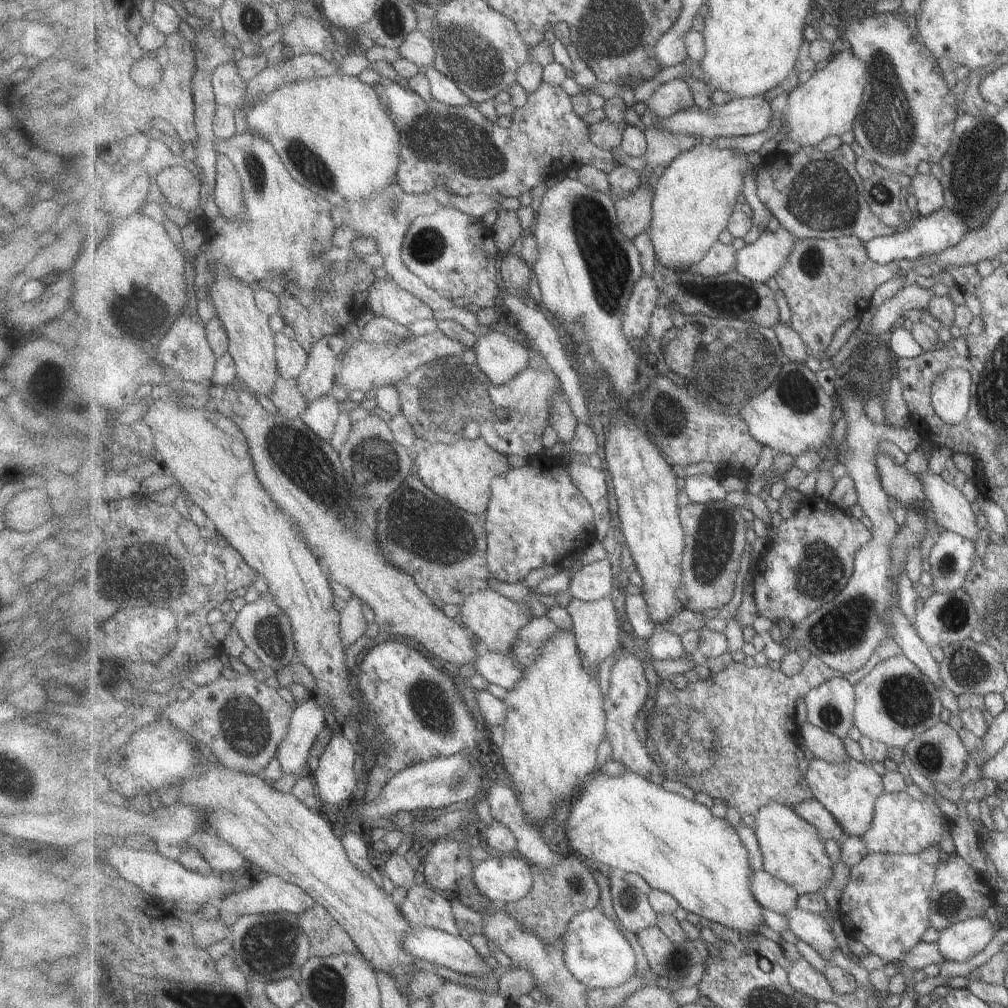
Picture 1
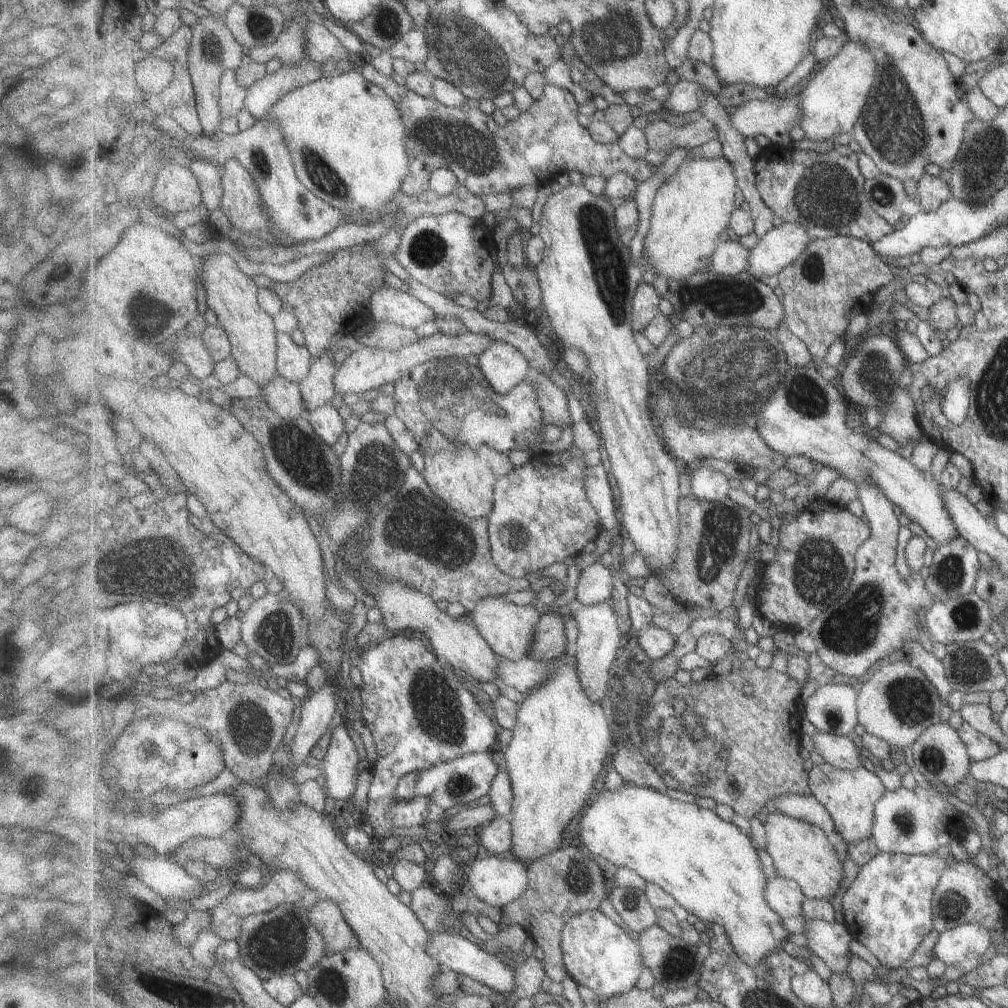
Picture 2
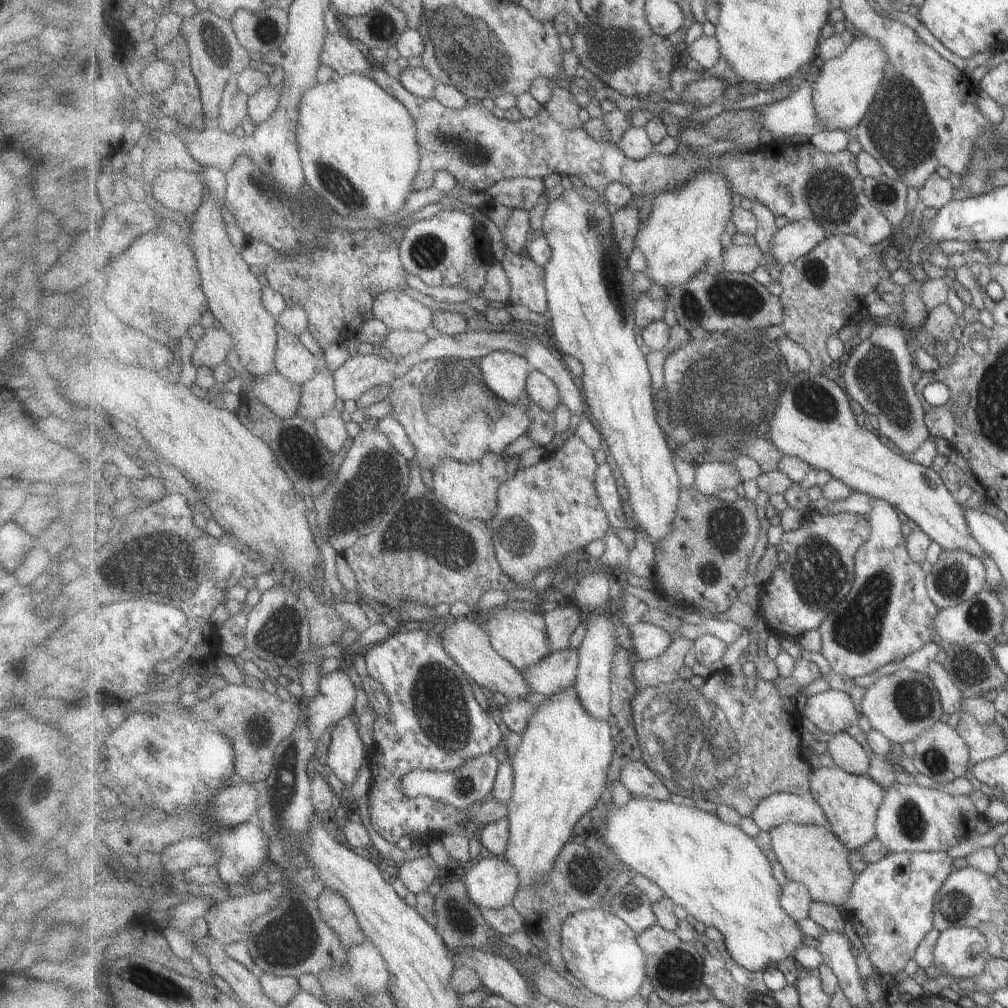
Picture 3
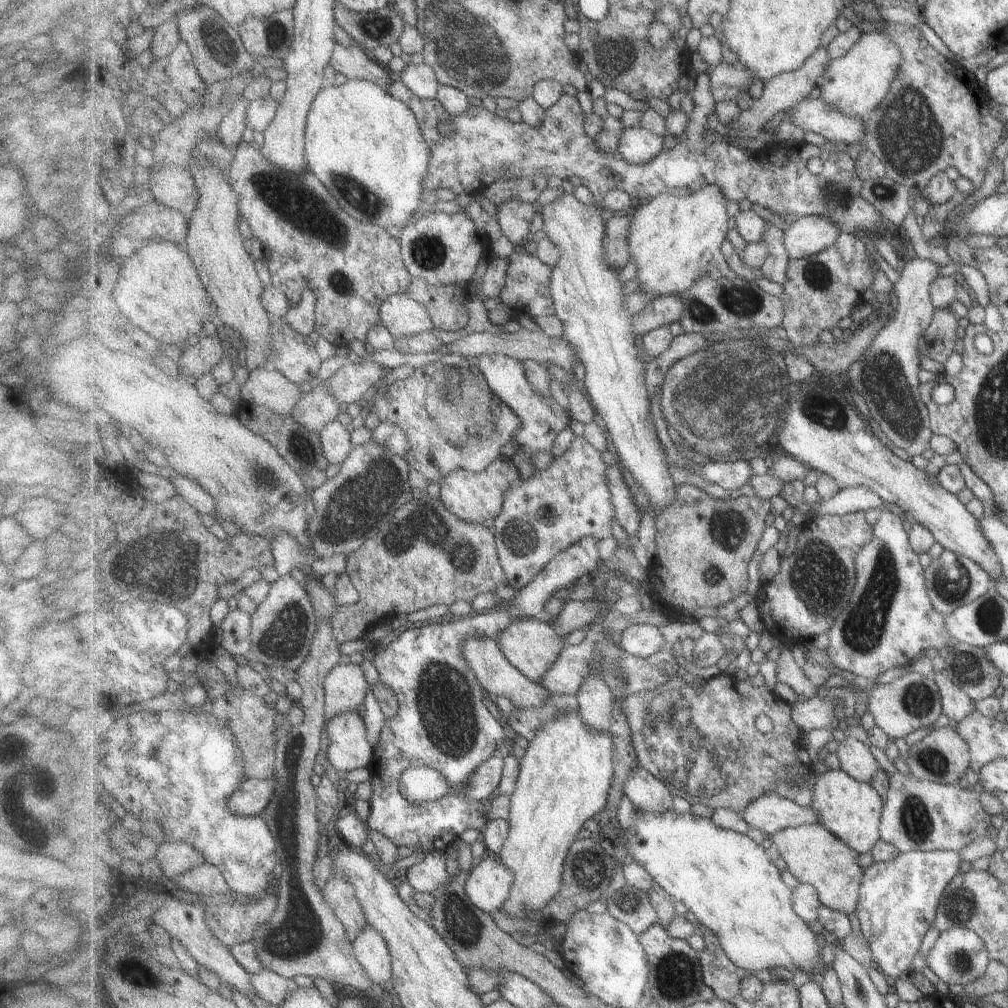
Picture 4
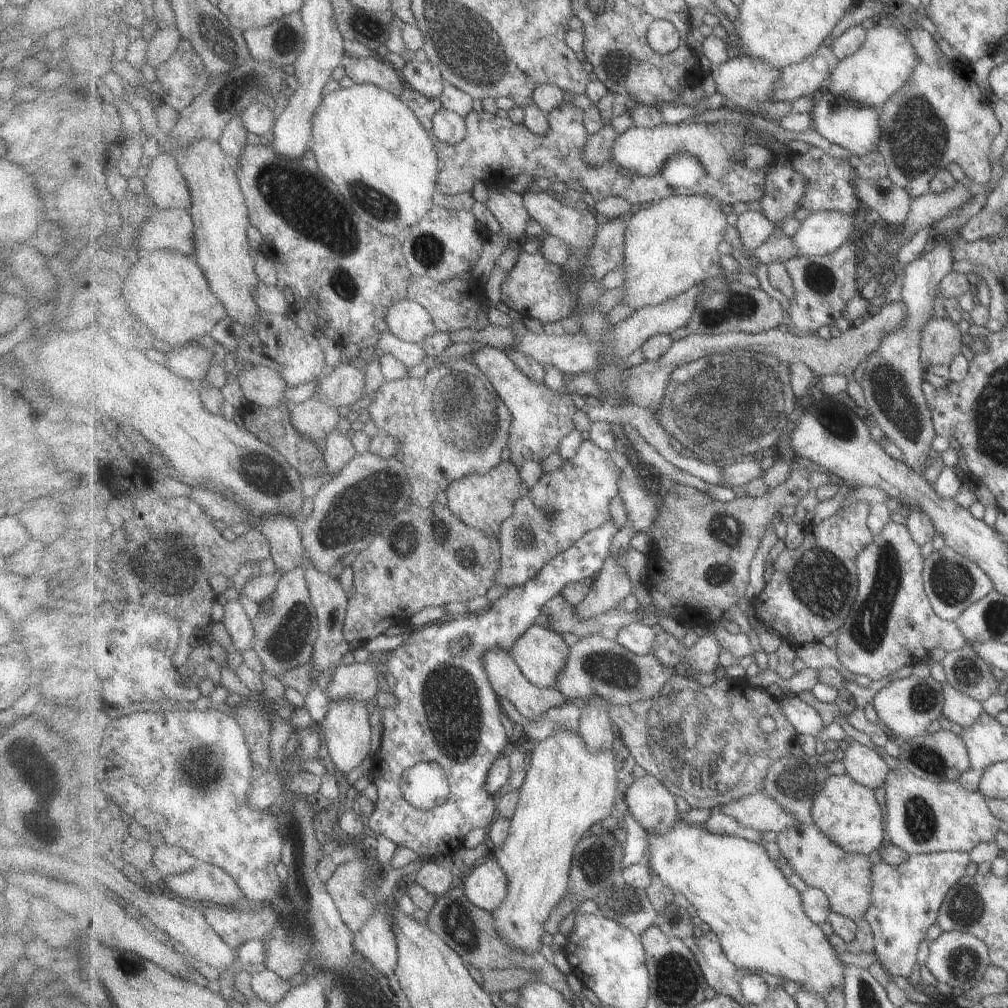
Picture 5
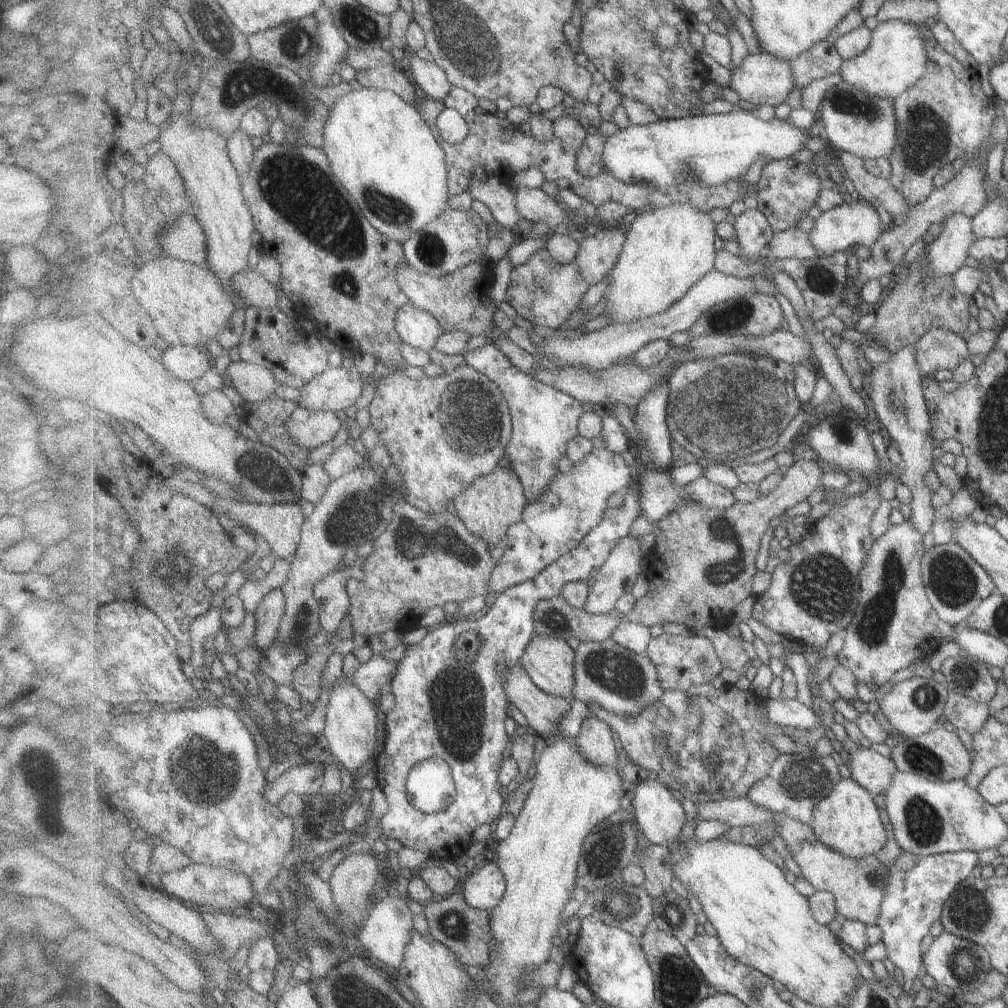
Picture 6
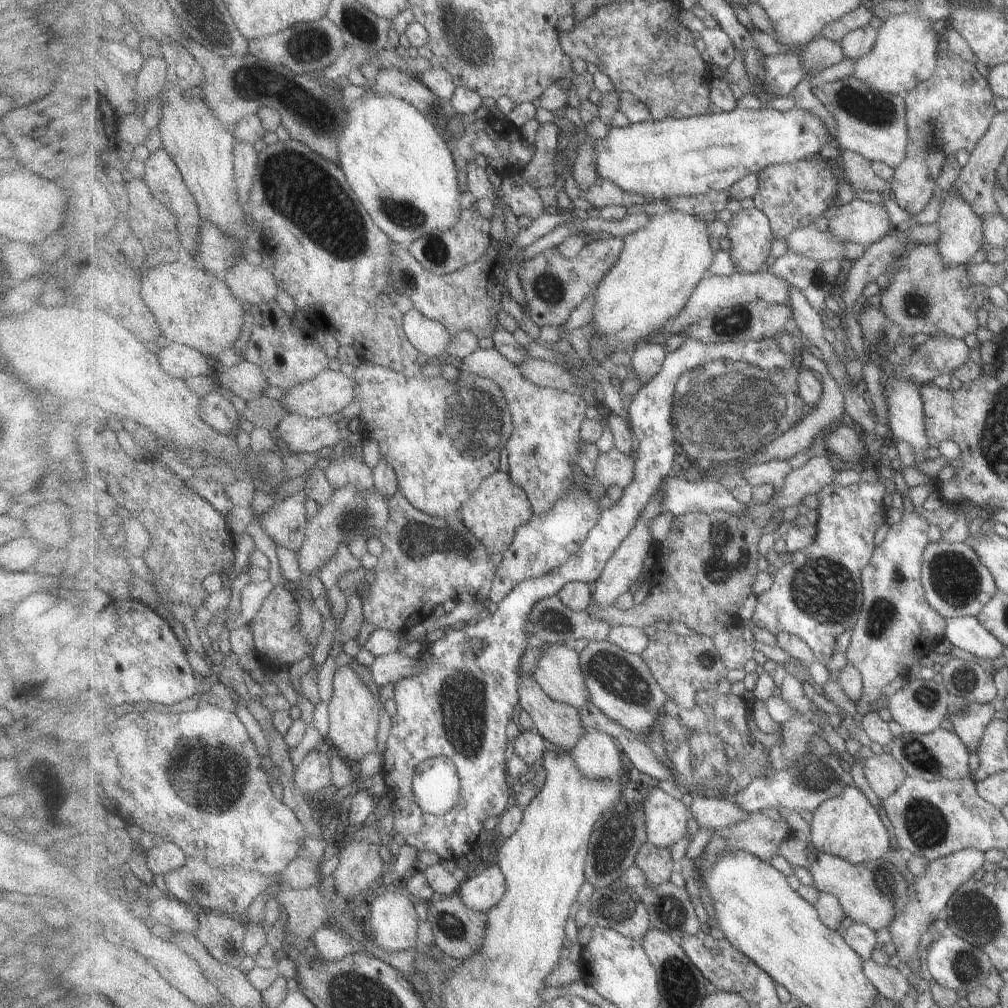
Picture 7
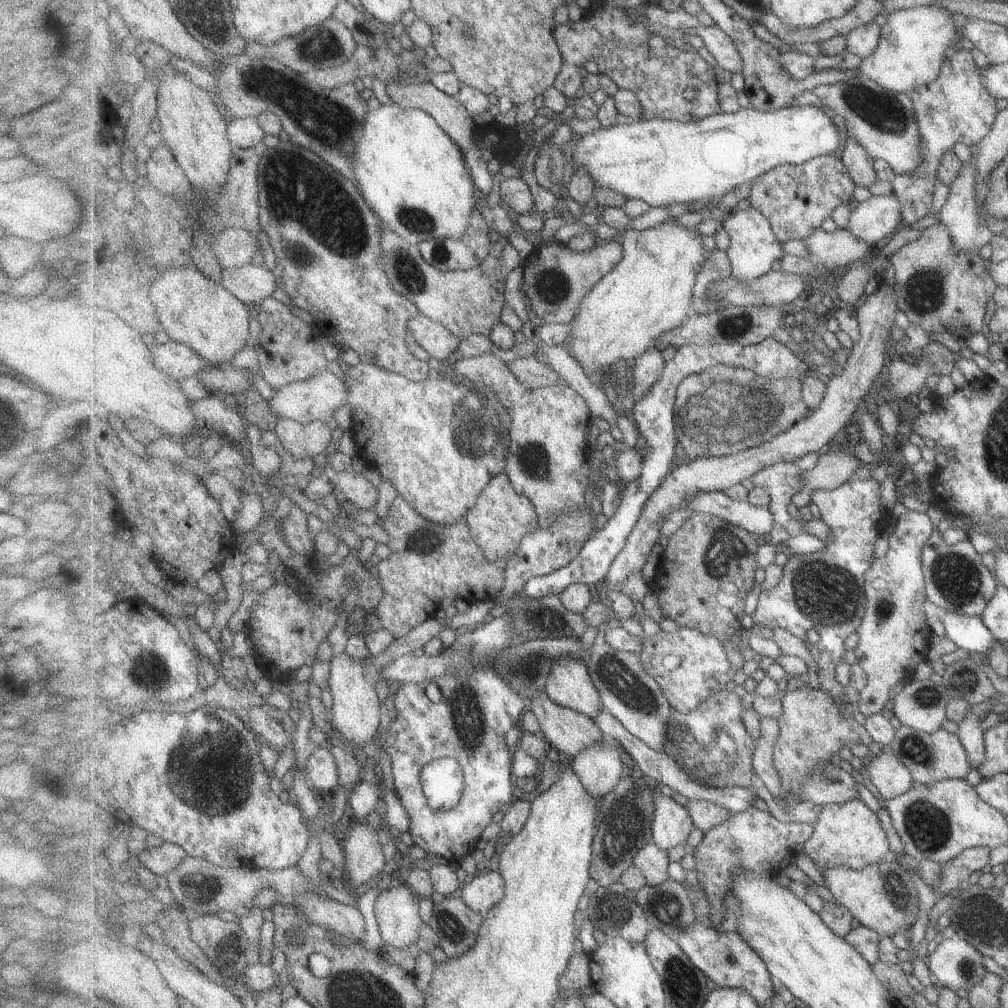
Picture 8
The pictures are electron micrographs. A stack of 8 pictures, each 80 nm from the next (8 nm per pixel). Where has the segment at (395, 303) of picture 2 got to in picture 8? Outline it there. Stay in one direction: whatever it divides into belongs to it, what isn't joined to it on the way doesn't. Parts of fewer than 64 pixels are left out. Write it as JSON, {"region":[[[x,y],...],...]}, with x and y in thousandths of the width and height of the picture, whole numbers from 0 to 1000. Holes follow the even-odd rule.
{"region":[[[416,310],[405,319],[405,326],[426,353],[436,358],[443,357],[459,337],[453,333],[444,323],[431,318],[424,313]]]}

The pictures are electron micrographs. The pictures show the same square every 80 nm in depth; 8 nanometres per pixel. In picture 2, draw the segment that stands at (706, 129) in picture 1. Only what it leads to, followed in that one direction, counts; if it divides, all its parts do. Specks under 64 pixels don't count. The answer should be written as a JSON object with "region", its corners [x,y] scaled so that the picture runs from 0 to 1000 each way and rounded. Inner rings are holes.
{"region":[[[789,87],[783,94],[777,98],[768,99],[766,101],[758,99],[742,99],[725,105],[727,108],[722,111],[723,121],[725,125],[739,137],[747,137],[751,134],[758,134],[762,136],[767,143],[775,144],[777,146],[784,146],[785,144],[785,127],[789,123],[795,124],[795,101],[793,101],[793,90],[795,88]]]}

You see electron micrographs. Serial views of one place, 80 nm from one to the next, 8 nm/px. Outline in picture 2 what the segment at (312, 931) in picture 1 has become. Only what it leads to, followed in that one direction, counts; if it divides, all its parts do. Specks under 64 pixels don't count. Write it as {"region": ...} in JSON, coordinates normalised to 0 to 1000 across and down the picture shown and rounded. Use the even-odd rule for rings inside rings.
{"region":[[[315,892],[308,901],[307,911],[324,934],[325,947],[358,939],[354,927],[350,925],[334,897],[324,892]]]}

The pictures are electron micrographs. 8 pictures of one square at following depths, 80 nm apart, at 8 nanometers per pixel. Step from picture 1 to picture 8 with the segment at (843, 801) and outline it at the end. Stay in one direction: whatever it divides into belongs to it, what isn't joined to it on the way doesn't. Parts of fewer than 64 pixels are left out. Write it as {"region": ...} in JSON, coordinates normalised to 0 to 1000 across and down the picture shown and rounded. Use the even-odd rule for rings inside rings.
{"region":[[[853,793],[817,799],[809,816],[806,830],[798,837],[797,843],[813,862],[839,859],[854,863],[869,858],[884,848],[882,831],[874,819],[872,810]]]}

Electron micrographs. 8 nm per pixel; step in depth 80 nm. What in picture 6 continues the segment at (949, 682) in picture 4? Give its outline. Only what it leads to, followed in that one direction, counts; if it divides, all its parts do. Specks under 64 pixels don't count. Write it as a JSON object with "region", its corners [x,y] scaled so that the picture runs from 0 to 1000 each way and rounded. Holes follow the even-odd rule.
{"region":[[[942,686],[937,713],[941,714],[947,724],[957,724],[963,730],[968,729],[981,714],[982,702],[980,697],[972,697],[960,690]]]}

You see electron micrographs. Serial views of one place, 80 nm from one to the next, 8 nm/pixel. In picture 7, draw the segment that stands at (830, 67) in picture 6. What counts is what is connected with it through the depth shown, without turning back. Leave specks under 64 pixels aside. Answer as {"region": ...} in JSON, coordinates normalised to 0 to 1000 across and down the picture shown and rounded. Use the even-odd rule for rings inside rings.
{"region":[[[809,37],[802,42],[793,54],[800,67],[800,74],[809,74],[815,67],[826,65],[838,58],[838,53],[833,41],[825,41],[818,37]],[[807,67],[812,69],[807,70]]]}

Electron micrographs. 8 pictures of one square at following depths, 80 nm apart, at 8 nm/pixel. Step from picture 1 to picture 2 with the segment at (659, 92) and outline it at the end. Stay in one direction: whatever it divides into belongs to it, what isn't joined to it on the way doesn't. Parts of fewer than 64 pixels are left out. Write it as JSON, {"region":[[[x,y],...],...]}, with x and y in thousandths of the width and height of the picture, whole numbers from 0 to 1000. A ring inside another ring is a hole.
{"region":[[[682,79],[672,80],[664,87],[664,95],[656,101],[664,113],[683,115],[692,110],[699,99],[701,88]]]}

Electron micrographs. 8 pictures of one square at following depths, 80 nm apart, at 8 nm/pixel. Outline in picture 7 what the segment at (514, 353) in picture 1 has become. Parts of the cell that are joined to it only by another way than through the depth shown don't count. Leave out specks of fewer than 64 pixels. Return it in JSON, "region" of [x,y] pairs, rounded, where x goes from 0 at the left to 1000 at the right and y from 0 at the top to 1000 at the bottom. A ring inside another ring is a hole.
{"region":[[[491,344],[488,346],[474,345],[469,351],[458,357],[457,367],[487,376],[492,379],[499,388],[504,399],[504,404],[509,410],[510,426],[506,436],[502,440],[504,449],[504,469],[507,471],[510,479],[513,479],[524,490],[525,496],[529,501],[530,508],[533,511],[545,509],[563,490],[563,487],[571,480],[566,470],[568,462],[572,463],[574,458],[574,440],[576,440],[576,421],[582,415],[583,399],[572,390],[560,388],[551,384],[536,384],[529,381],[525,376],[520,374],[518,367],[512,360],[500,351],[497,351]]]}

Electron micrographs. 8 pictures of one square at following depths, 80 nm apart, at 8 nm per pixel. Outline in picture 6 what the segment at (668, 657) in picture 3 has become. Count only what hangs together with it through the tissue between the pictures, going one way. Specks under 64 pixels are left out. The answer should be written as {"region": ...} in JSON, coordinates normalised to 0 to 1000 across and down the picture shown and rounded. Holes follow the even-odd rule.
{"region":[[[606,632],[599,636],[577,636],[570,646],[570,693],[596,699],[611,709],[631,711],[661,688],[651,659],[642,650],[617,642]]]}

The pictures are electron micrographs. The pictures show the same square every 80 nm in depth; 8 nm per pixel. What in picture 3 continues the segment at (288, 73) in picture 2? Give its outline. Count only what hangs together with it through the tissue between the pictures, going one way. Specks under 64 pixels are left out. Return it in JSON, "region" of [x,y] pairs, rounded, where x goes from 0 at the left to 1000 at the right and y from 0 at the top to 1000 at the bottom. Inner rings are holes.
{"region":[[[282,80],[272,86],[261,85],[251,95],[247,95],[245,117],[252,125],[267,119],[269,113],[275,109],[279,95],[281,95],[281,83],[283,83]]]}

